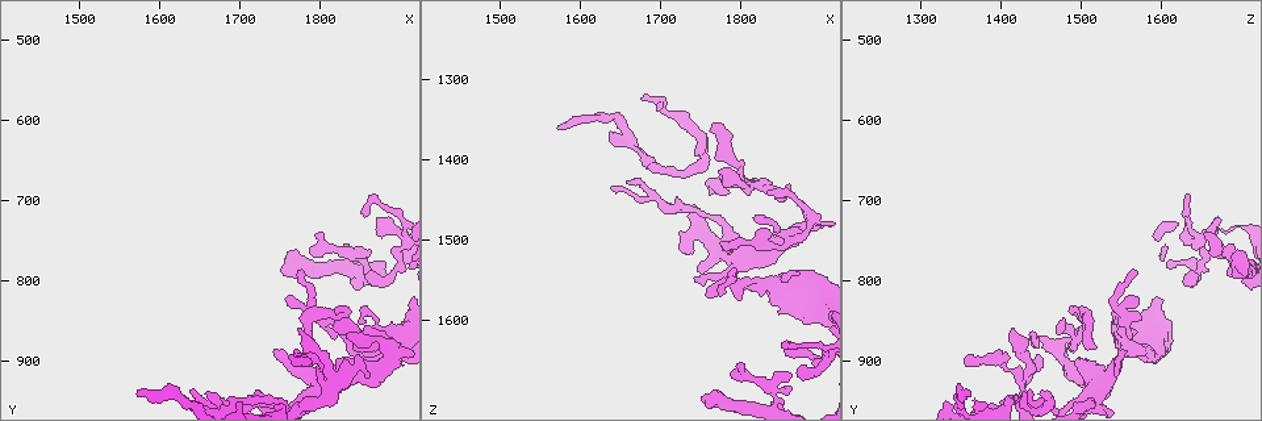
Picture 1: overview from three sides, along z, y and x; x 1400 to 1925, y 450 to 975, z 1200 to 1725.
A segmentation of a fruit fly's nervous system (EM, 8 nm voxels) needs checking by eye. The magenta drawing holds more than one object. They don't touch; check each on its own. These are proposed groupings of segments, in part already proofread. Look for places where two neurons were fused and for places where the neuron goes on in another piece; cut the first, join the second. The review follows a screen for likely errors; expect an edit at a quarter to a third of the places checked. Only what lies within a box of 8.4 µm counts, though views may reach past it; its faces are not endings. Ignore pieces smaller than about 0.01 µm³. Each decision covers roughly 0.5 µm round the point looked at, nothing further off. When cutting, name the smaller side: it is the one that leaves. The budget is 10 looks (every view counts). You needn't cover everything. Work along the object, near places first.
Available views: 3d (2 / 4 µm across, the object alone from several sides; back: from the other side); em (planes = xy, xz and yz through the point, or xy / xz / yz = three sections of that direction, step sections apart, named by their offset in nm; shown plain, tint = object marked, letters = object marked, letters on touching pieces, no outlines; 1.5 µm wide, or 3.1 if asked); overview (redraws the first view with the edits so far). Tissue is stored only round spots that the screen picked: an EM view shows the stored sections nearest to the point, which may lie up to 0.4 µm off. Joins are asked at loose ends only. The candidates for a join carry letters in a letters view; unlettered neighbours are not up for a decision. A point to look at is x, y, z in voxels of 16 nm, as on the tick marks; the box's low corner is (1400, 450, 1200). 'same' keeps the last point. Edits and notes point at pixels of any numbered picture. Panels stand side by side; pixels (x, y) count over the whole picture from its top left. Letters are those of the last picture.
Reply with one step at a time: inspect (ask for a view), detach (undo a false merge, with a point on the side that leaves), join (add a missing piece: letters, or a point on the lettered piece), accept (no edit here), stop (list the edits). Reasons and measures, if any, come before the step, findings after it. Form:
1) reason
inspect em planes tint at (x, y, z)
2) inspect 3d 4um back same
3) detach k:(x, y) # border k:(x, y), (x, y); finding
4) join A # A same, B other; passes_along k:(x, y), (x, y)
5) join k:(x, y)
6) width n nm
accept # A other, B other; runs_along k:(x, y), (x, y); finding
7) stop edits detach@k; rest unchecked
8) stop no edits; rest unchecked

three arms meet
inspect 3d 2um at (1800, 895, 1425)

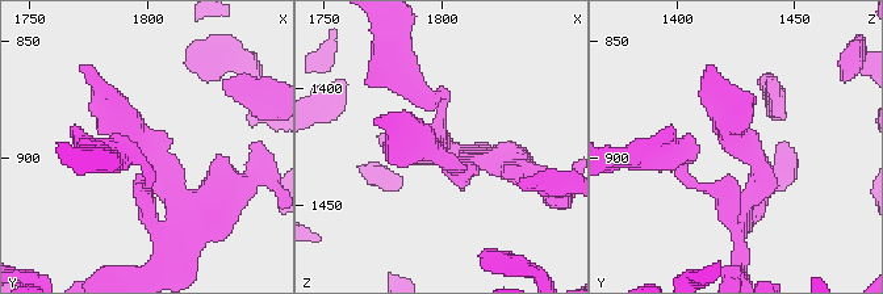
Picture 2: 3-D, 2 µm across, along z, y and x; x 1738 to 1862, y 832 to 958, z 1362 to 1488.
arms 3; shape alone is not enough
inspect em planes plain at (1799, 895, 1426)

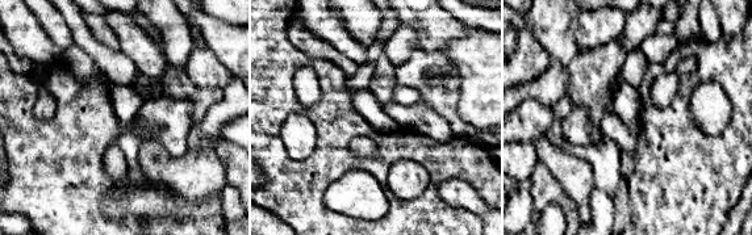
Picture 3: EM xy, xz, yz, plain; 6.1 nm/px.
what lies round it
inspect em planes letters same

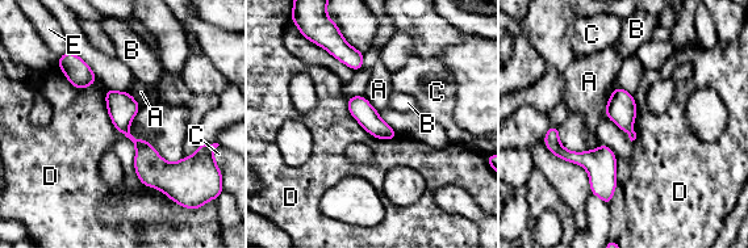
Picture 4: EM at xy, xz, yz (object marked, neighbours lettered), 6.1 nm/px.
accept # A other, B other, C other, D other, E other; runs_along 4:(109, 92), (154, 181); all the same neuron

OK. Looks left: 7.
branch stops here
inspect em yz step 4 tint at (1745, 885, 1545)

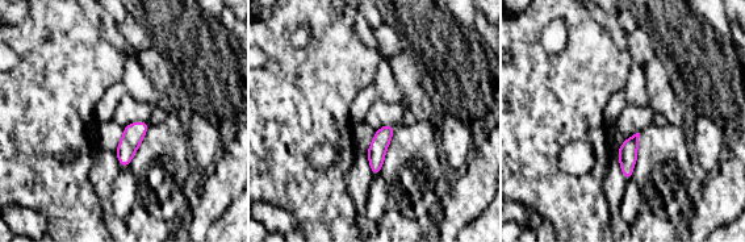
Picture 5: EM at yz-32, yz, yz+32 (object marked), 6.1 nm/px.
cut it another way
inspect em planes letters same

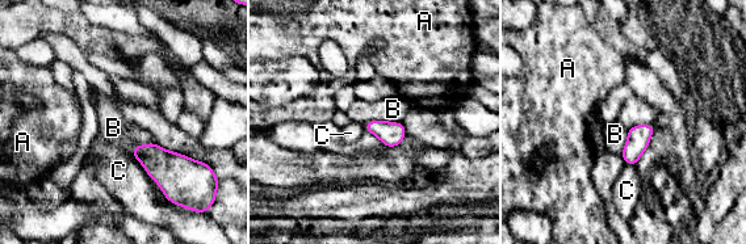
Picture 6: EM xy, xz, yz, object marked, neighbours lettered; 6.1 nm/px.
accept # A other, B other, C other; border 6:(399, 121), (369, 120), (363, 123); none of them fits

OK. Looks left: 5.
branch stops here
inspect em yz step 4 tint at (1845, 890, 1590)

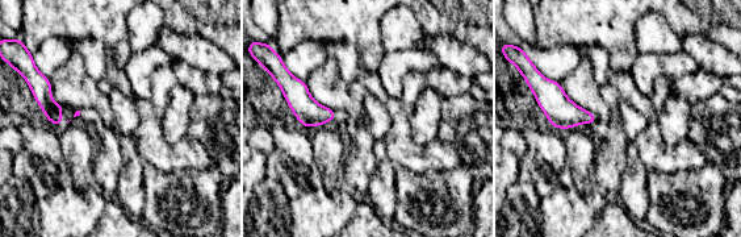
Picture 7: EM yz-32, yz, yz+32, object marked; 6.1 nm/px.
inspect em planes letters same

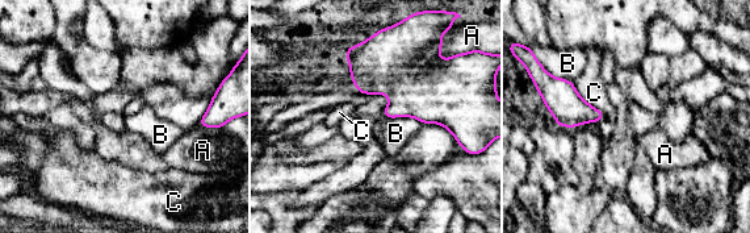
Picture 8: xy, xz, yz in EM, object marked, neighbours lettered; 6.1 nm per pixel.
accept # A other, B other, C other; border 8:(388, 117), (415, 117), (422, 124); no lettered piece goes on from it

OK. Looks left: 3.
free end
inspect 3d 2um at (1860, 795, 1685)

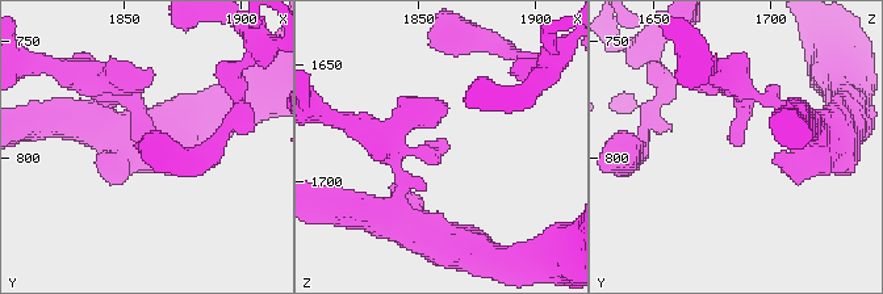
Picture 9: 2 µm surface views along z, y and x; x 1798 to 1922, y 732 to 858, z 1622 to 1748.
arm_widths 200, 320 nm; shape alone is not enough
inspect em xy step 4 letters at (1860, 794, 1688)

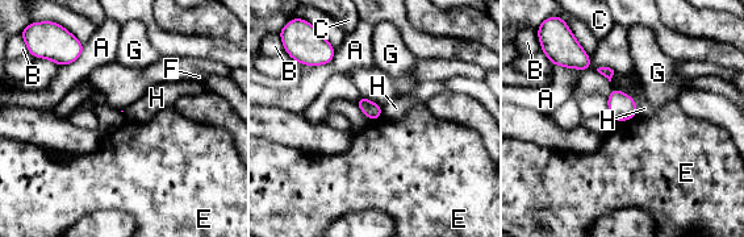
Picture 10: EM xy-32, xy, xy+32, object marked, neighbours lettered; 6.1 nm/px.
longest_contact A 220 nm
accept # A other, B other, C other, E other, F other, G other, H other; none of them fits

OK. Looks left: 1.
stop no edits; rest unchecked

